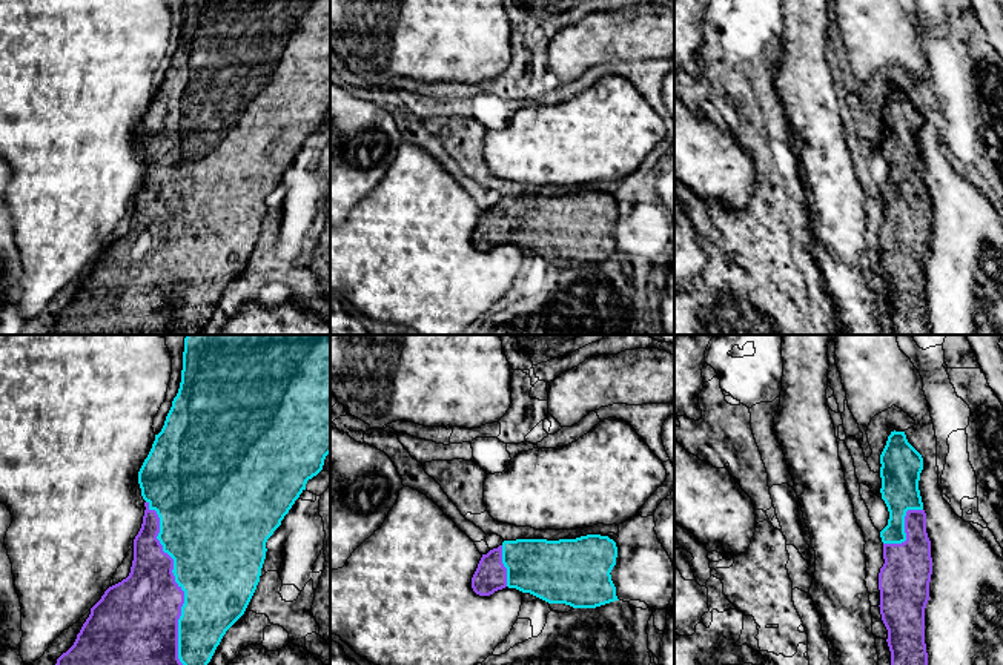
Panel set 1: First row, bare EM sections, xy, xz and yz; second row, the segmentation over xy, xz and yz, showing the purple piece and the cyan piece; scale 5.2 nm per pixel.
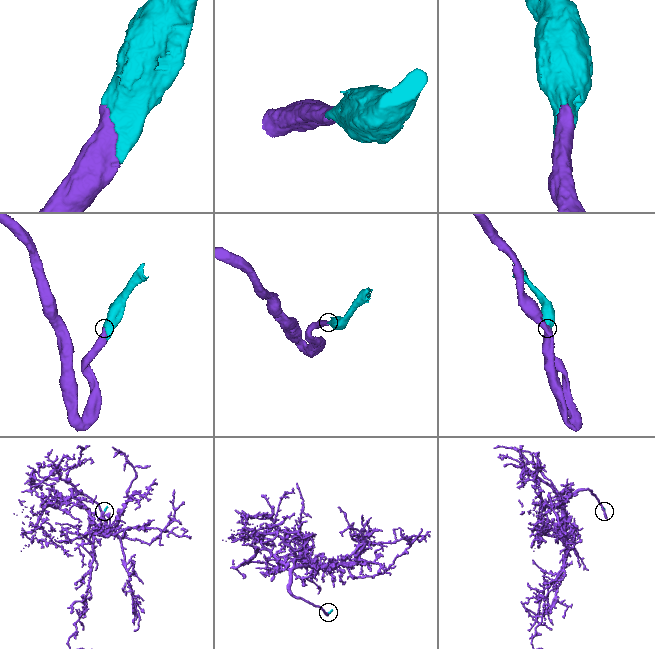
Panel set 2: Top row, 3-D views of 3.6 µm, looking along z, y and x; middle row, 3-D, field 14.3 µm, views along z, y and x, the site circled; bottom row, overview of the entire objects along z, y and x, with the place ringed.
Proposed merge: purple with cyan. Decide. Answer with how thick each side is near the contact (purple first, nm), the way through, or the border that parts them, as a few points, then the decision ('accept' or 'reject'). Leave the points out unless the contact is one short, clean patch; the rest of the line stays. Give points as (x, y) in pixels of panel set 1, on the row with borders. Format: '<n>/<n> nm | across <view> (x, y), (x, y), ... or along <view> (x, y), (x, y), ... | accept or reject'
400/460 nm | accept

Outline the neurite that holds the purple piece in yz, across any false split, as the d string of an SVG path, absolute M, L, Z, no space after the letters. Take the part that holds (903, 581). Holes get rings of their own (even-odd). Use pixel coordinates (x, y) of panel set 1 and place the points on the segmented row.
M891 432L880 455L882 499L889 519L880 531L885 564L879 573L880 614L888 630L891 665L928 665L925 643L925 608L929 600L932 574L931 541L926 533L926 513L919 490L923 470L922 455L908 442L905 432Z

